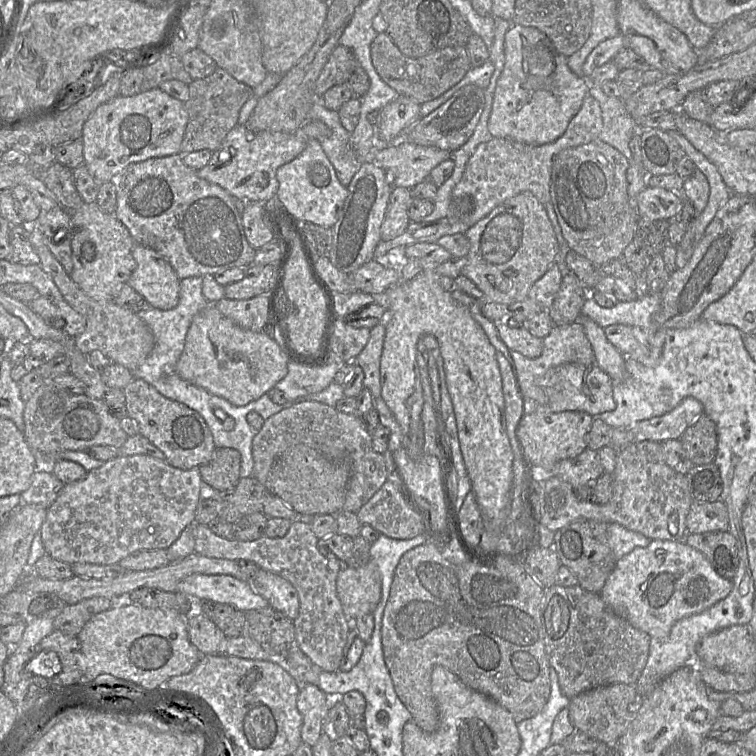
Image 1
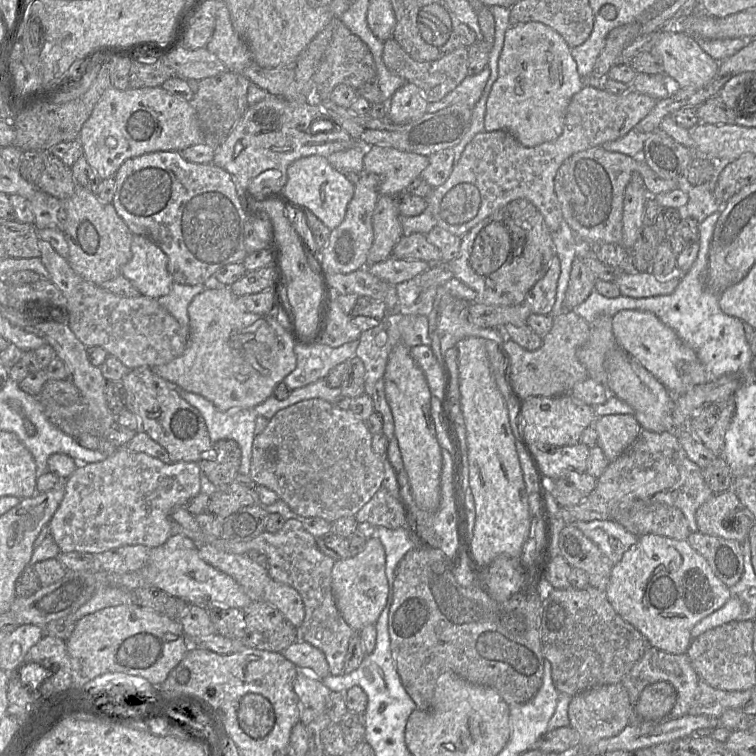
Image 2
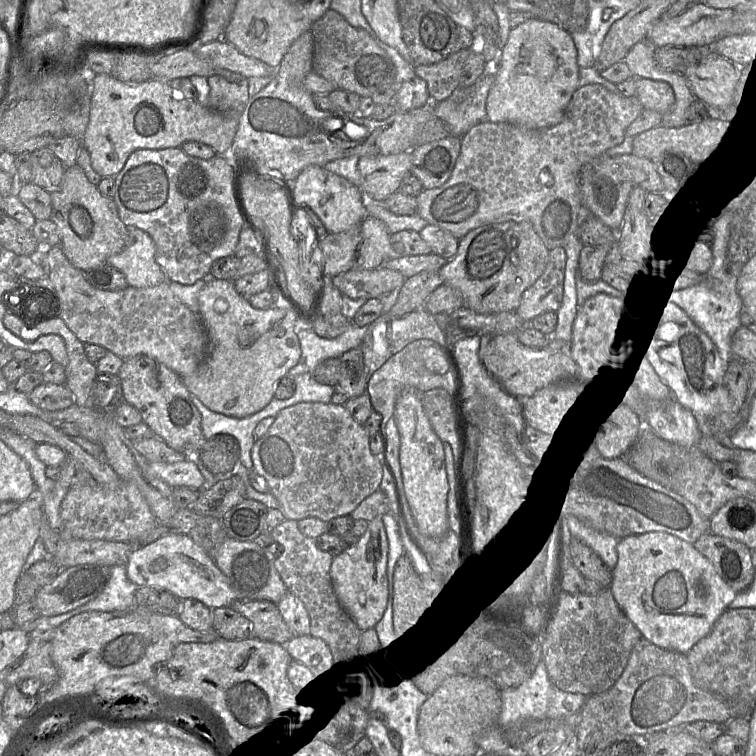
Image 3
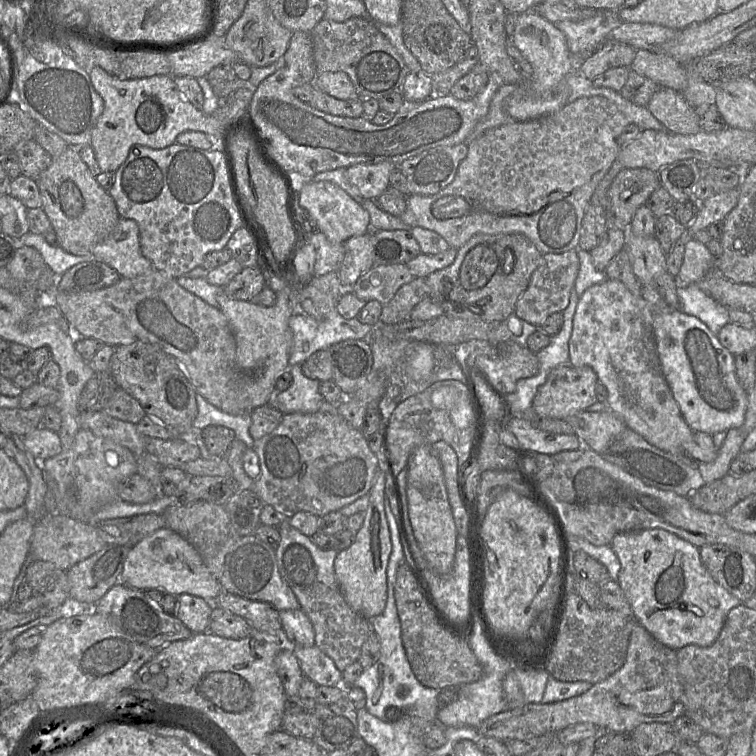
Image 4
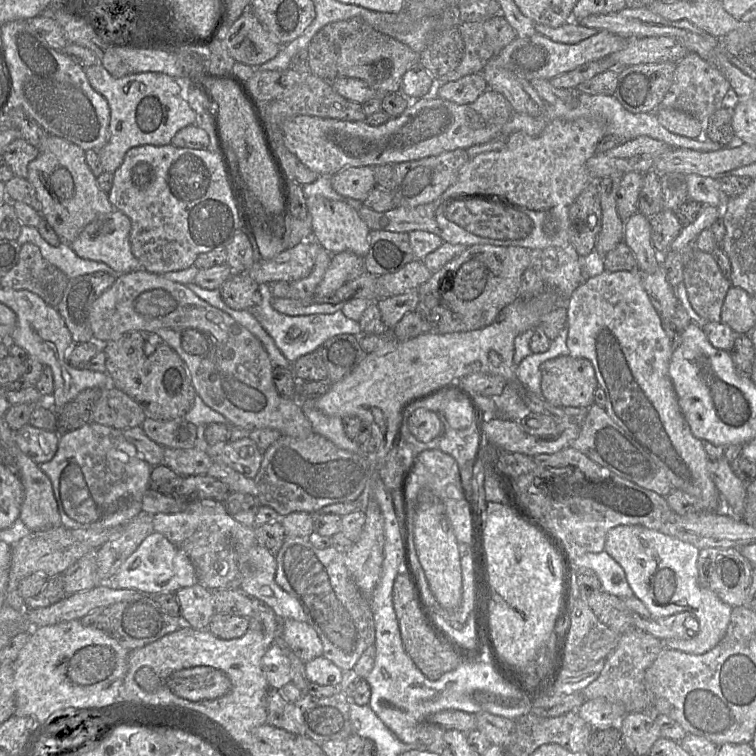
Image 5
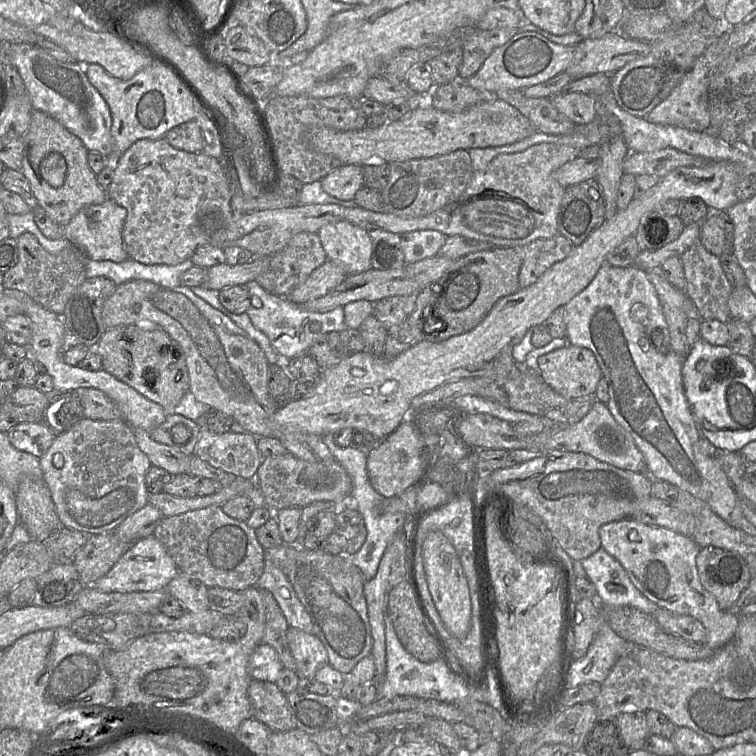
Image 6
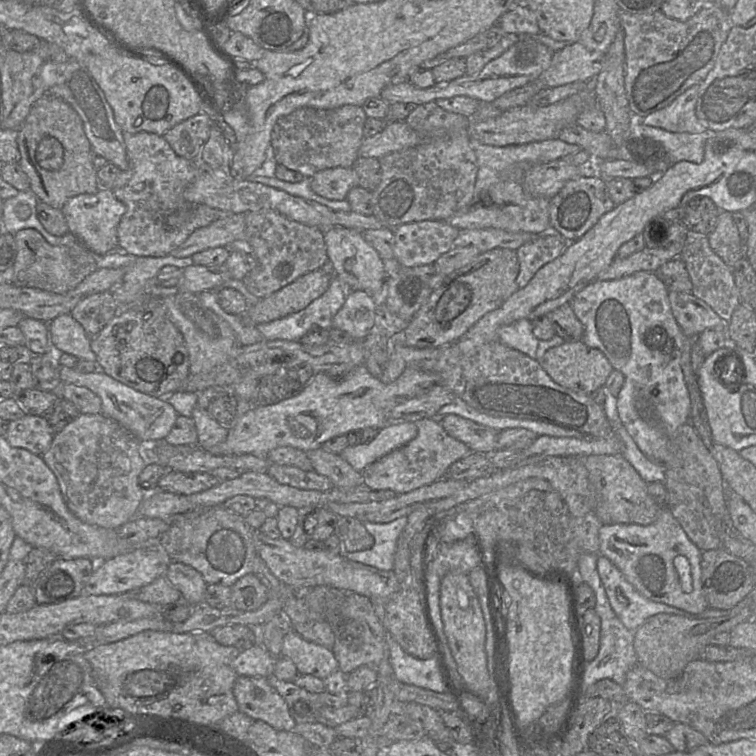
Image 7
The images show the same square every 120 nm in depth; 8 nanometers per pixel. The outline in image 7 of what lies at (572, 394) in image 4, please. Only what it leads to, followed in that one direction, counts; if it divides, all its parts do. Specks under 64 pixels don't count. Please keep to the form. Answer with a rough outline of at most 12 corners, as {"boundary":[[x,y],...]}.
{"boundary":[[582,340],[538,361],[554,382],[588,395],[614,370]]}

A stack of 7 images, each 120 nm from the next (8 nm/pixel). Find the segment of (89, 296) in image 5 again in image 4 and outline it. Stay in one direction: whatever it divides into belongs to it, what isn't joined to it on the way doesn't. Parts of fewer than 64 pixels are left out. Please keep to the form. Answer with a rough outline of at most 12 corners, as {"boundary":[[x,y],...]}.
{"boundary":[[93,259],[59,276],[57,289],[81,293],[120,280],[116,270]]}

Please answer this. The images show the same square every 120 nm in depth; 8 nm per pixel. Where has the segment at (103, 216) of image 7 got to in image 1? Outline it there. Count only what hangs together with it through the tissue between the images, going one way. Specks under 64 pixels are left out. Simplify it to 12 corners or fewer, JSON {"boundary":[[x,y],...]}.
{"boundary":[[133,248],[127,283],[151,307],[179,302],[180,279],[162,254]]}

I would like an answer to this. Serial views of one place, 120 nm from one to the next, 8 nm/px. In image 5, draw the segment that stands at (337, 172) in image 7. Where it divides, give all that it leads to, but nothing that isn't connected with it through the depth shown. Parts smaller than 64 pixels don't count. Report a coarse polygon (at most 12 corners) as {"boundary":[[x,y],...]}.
{"boundary":[[374,167],[331,177],[338,194],[363,202],[376,187]]}

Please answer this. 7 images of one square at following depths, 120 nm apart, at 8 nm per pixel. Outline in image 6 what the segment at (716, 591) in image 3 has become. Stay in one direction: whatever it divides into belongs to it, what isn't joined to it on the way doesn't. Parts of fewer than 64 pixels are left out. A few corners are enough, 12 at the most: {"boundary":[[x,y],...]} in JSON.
{"boundary":[[633,518],[602,548],[660,609],[691,616],[719,649],[739,616],[702,586],[691,537]]}

